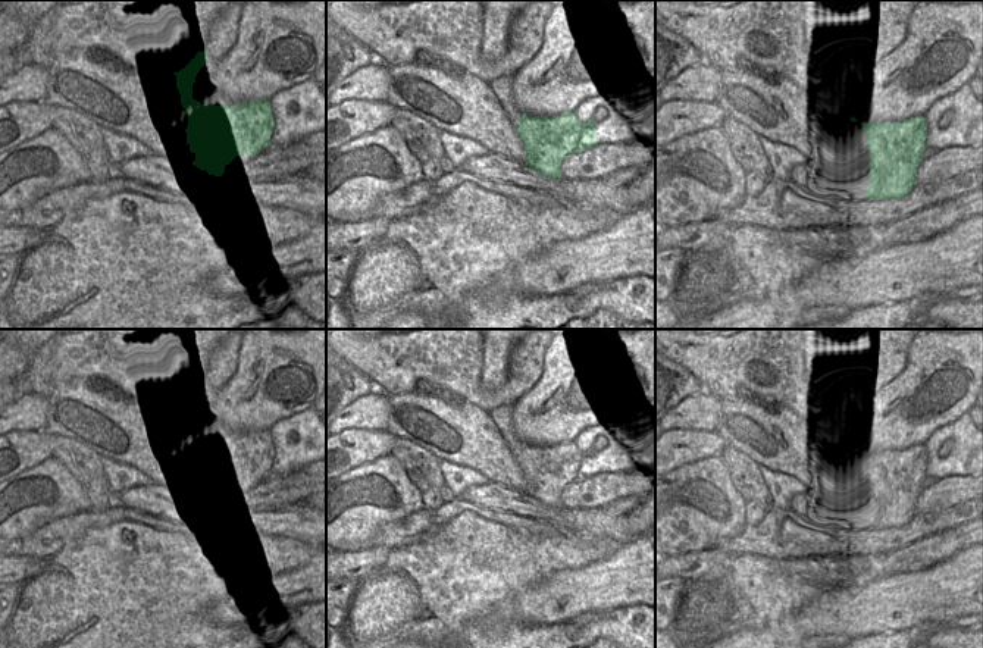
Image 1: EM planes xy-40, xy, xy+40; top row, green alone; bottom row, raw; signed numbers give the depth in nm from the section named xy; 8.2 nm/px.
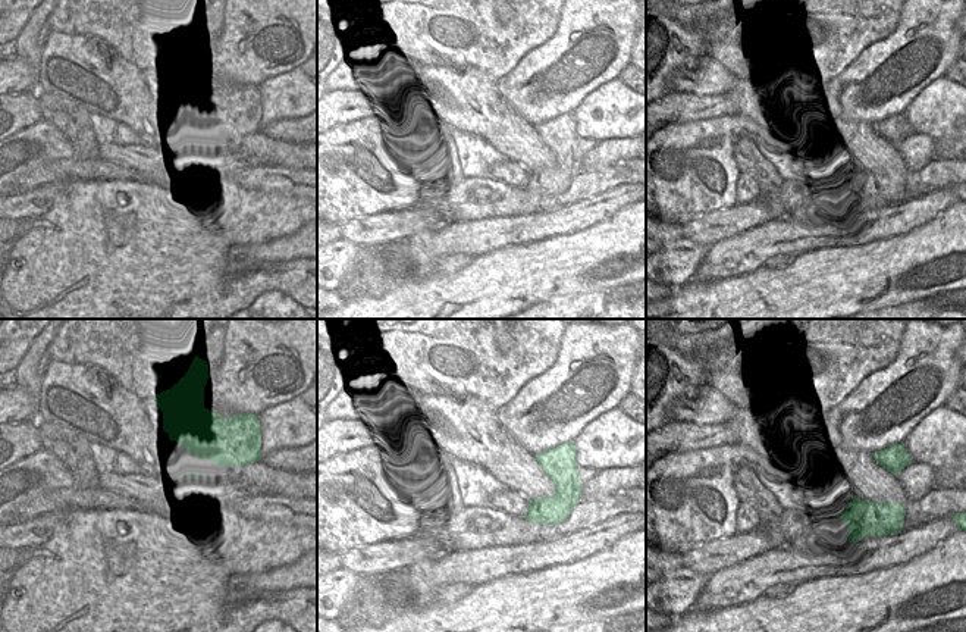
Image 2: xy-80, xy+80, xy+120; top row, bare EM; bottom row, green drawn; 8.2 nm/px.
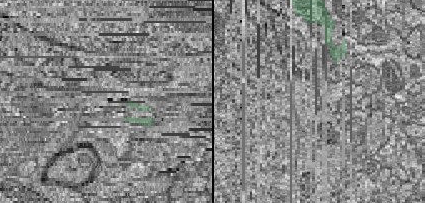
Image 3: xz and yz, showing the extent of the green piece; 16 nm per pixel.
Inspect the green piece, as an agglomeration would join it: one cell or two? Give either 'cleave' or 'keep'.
cleave

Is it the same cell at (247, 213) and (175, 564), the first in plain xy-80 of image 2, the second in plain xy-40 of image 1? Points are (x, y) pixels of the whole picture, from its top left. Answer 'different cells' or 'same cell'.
same cell

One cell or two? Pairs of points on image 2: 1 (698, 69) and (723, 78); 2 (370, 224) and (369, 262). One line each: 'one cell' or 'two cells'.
1: one cell
2: two cells

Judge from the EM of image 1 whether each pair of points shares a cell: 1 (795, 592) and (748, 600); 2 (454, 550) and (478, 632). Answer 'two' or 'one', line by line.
1: one
2: one

